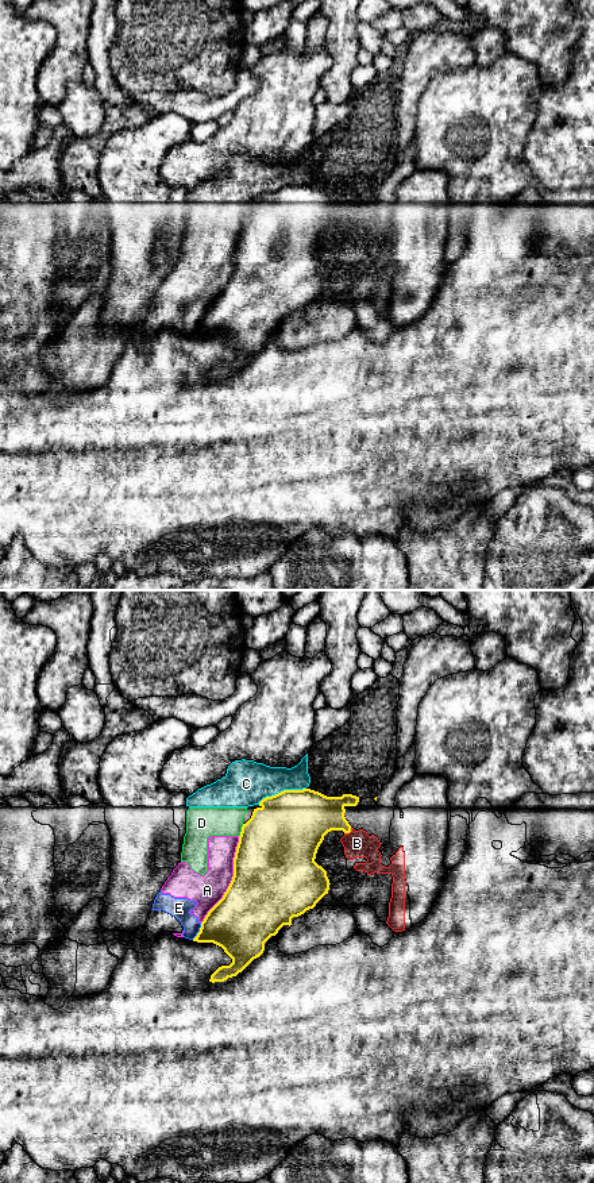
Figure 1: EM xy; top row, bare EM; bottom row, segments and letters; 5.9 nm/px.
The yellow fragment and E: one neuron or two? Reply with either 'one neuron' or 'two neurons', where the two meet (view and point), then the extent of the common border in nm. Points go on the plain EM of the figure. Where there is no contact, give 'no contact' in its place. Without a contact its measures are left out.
two neurons; meets yellow in xy at (200, 326); contact 120 nm long

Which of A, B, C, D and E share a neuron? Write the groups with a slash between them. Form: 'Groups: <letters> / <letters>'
Groups: A C D E / B

